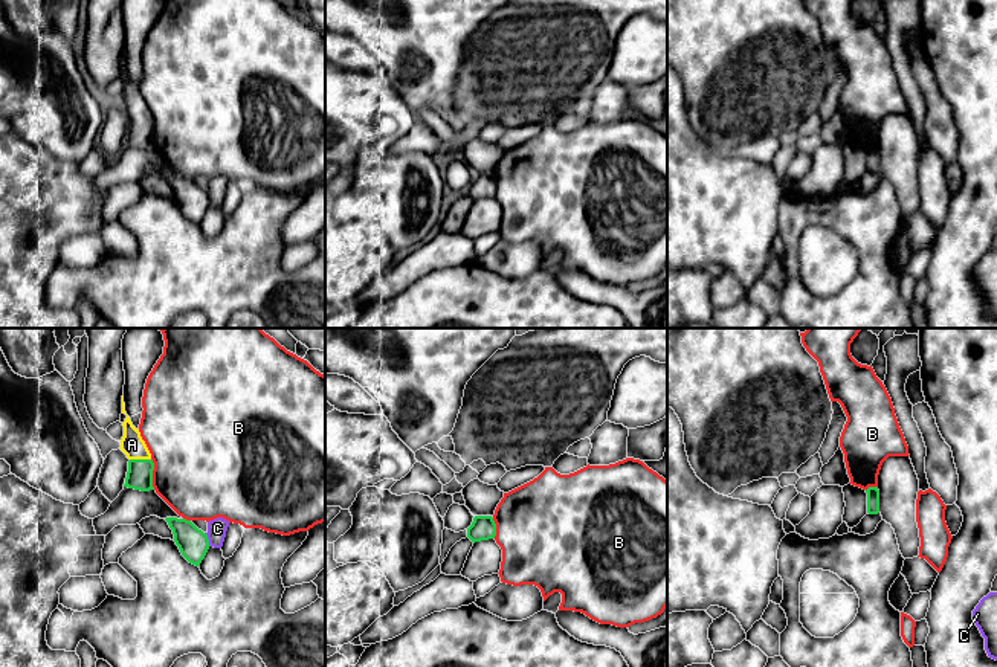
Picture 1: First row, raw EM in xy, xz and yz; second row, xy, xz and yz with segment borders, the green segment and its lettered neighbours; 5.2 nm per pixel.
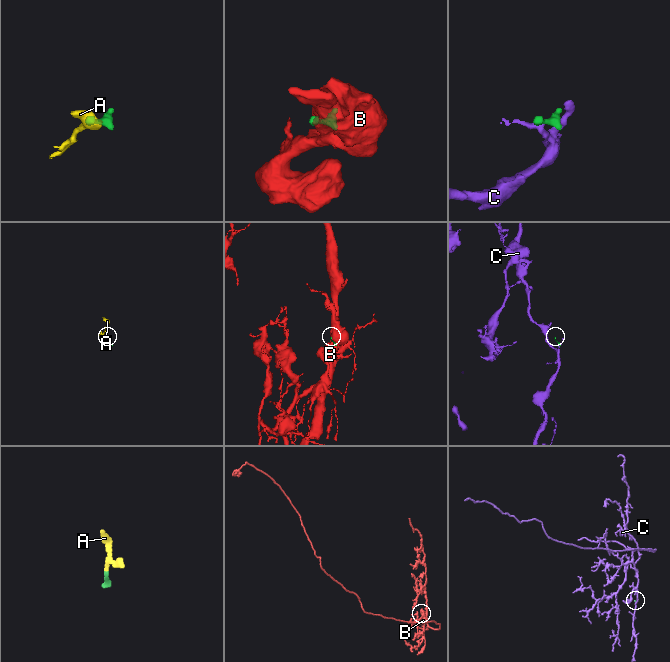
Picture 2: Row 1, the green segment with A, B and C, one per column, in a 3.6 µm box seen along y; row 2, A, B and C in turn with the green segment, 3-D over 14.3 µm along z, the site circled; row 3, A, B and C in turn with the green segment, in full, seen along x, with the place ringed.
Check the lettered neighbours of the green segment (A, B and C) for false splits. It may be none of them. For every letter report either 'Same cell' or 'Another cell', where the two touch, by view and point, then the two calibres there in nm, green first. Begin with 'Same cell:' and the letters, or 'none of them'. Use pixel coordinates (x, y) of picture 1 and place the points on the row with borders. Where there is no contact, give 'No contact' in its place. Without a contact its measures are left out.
Same cell: A
A: Same cell. Touches green at xy (141, 460). Thickness 140 nm (green) against 120 nm
B: Another cell. Touches green at xy (151, 473). Thickness 140 nm (green) against 480 nm
C: Another cell. Touches green at xy (208, 539). Thickness 160 nm (green) against 100 nm

